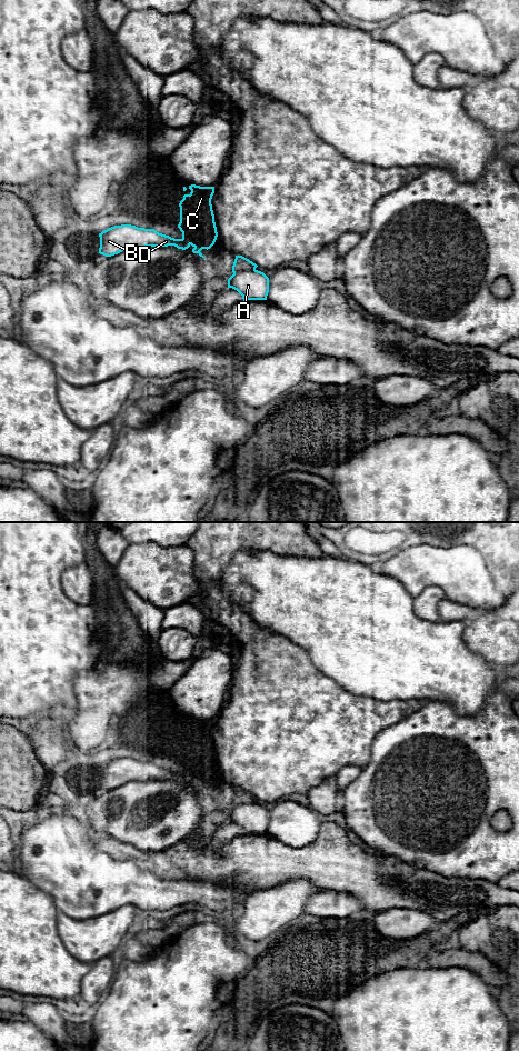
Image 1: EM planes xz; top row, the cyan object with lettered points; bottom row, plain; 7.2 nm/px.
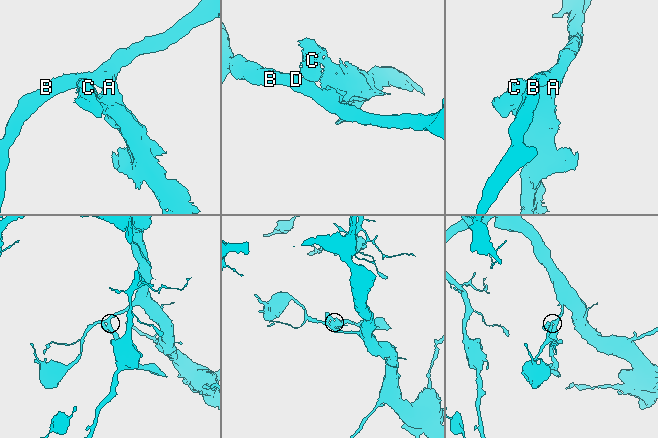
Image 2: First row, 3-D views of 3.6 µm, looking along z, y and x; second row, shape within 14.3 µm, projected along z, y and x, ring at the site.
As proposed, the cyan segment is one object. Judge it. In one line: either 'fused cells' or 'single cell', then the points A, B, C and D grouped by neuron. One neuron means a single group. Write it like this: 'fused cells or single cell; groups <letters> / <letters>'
fused cells; groups A B D / C

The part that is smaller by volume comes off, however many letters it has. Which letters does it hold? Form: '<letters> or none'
C

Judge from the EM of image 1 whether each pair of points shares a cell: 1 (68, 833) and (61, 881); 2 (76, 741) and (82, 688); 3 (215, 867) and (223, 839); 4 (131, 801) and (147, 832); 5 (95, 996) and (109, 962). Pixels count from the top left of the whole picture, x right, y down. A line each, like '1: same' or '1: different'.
1: same
2: same
3: different
4: same
5: same

